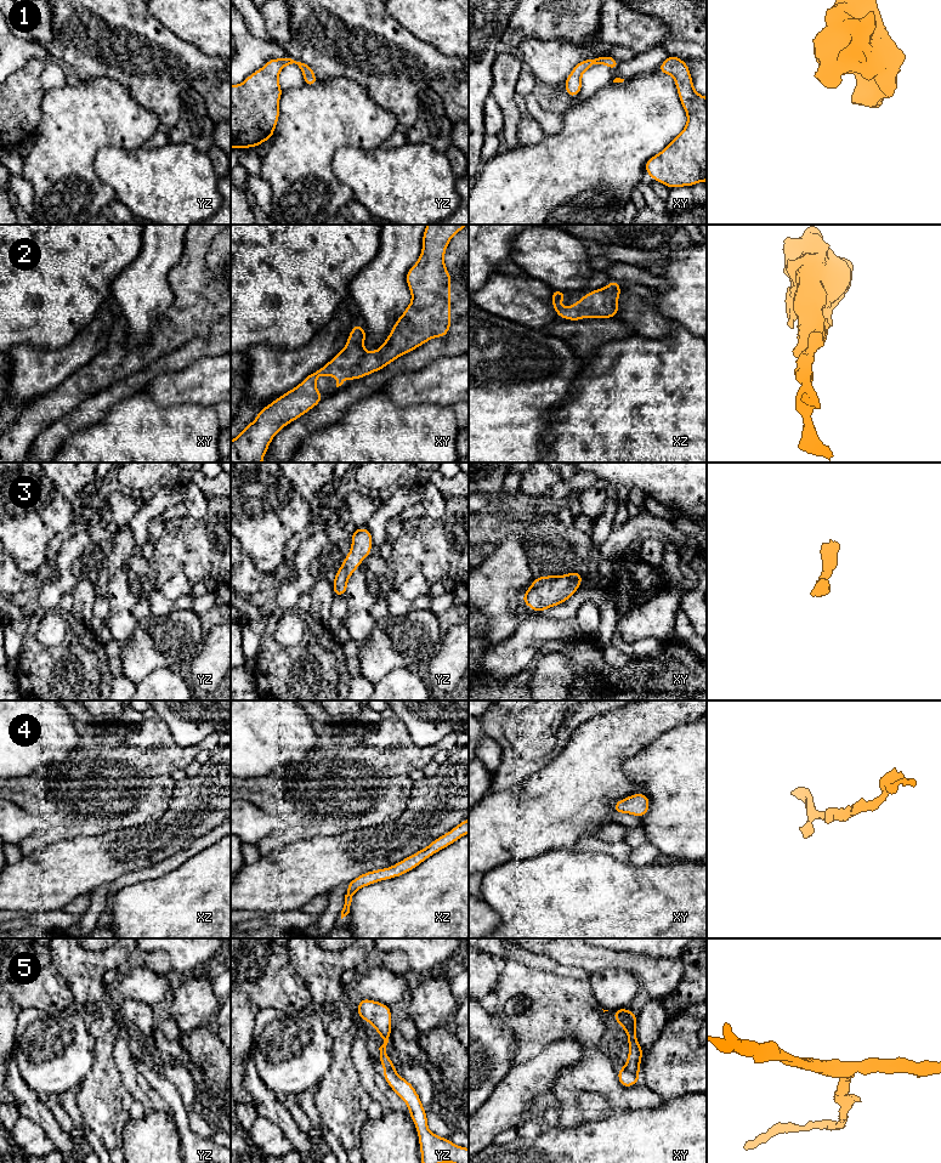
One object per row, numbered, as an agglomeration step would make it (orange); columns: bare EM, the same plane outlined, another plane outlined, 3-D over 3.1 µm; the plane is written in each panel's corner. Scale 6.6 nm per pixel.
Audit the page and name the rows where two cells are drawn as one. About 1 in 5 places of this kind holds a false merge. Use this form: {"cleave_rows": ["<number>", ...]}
{"cleave_rows": ["5"]}

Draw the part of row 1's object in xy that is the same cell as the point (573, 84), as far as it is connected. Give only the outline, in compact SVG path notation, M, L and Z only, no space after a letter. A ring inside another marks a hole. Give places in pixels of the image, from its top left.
M608 55L608 56L599 56L596 58L588 58L577 63L565 81L566 92L568 97L578 96L583 86L582 75L593 64L605 64L612 70L616 70L619 66L619 62Z

